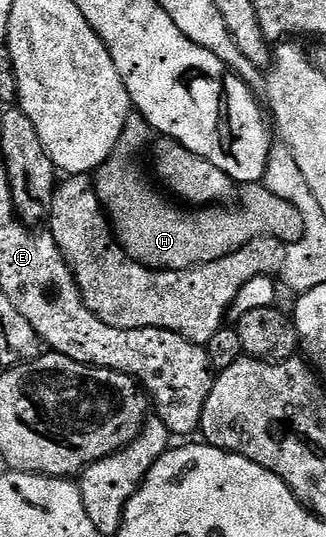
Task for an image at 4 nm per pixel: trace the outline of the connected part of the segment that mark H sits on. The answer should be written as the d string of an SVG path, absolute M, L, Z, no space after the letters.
M132 111L127 116L127 122L121 131L121 139L117 139L117 147L113 147L107 162L93 174L97 199L103 204L103 212L107 214L116 241L129 255L129 259L141 263L146 269L180 273L186 269L195 269L198 265L213 263L217 259L225 259L225 255L233 255L237 251L241 251L249 243L256 241L258 237L272 237L289 246L296 245L305 235L305 219L301 215L301 211L297 211L297 207L293 207L293 203L279 198L278 195L273 195L273 191L269 191L267 186L262 183L242 186L241 192L238 194L238 197L240 196L239 206L236 209L227 209L231 207L224 207L222 204L184 207L182 204L176 203L170 196L160 192L149 173L149 178L147 178L147 173L143 170L142 163L139 162L139 153L145 152L146 149L148 152L152 141L153 130L150 123L140 113Z

